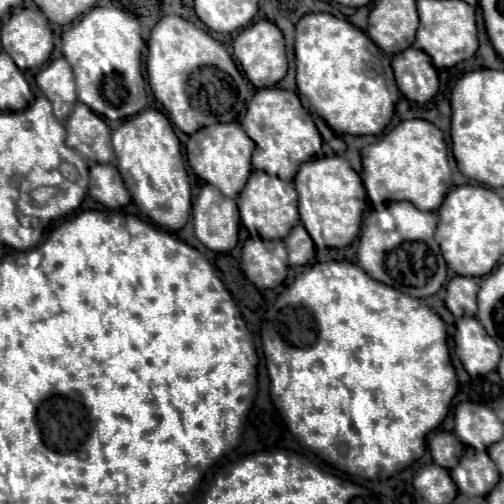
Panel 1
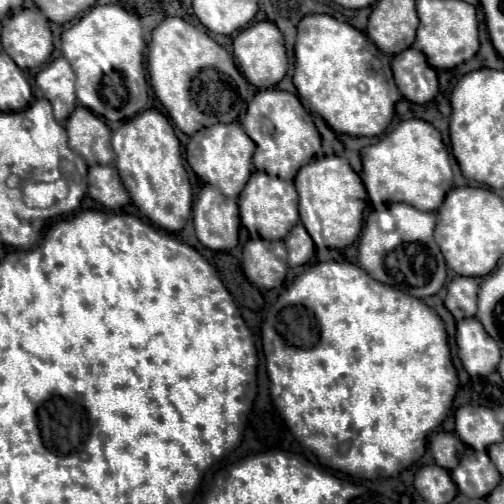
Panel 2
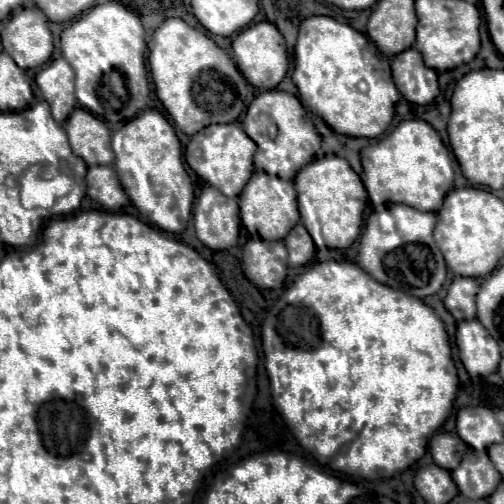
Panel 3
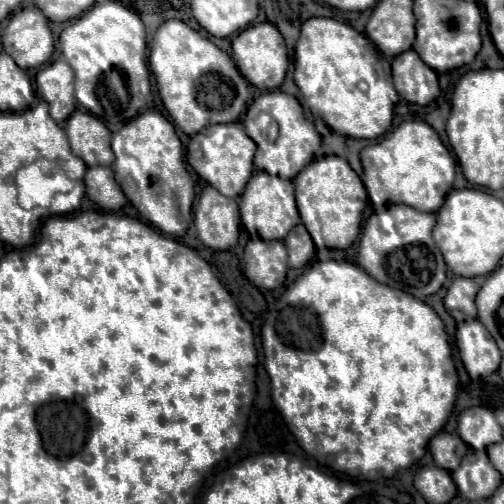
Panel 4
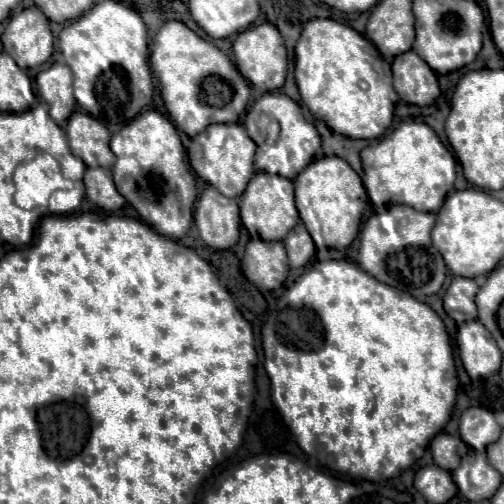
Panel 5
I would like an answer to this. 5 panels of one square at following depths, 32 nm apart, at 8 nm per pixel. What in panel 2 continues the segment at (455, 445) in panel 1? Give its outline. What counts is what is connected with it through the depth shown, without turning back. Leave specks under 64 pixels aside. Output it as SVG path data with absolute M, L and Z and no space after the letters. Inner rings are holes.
M434 432L430 436L430 454L432 454L434 462L440 464L442 468L448 468L448 470L456 468L462 452L464 452L464 444L456 434Z

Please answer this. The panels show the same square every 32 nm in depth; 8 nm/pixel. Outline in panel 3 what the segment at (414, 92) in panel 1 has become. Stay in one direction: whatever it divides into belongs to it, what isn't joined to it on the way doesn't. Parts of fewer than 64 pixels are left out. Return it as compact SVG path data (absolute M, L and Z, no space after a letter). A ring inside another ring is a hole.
M414 48L400 52L392 60L394 84L400 94L414 104L428 104L438 96L438 78L432 68L428 68Z

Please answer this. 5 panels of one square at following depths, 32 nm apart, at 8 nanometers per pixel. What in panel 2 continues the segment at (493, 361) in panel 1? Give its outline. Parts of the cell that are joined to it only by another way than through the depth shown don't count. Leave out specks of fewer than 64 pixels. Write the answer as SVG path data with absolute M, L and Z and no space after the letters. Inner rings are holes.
M464 318L456 326L458 358L466 372L470 376L486 376L494 372L500 362L500 348L488 332L484 332L484 326L476 318Z

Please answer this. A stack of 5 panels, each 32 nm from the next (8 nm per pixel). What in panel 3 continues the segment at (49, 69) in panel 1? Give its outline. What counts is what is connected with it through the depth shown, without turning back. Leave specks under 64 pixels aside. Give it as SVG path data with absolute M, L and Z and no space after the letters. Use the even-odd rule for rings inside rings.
M64 58L52 60L46 68L36 74L36 84L42 96L52 106L52 116L58 124L64 124L70 112L76 108L74 94L74 72Z

